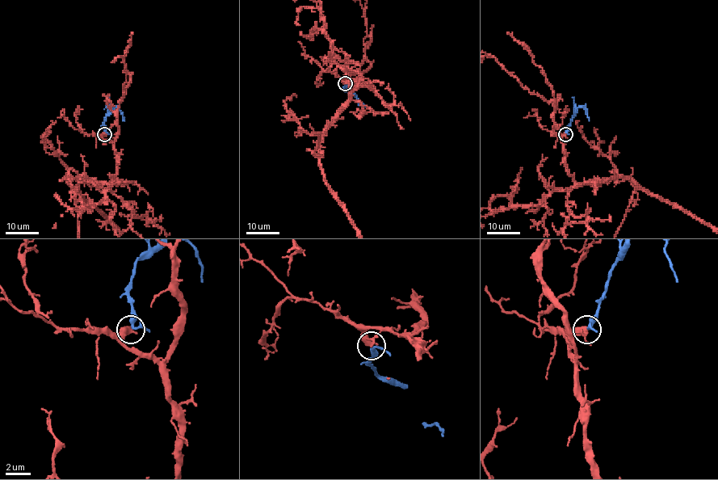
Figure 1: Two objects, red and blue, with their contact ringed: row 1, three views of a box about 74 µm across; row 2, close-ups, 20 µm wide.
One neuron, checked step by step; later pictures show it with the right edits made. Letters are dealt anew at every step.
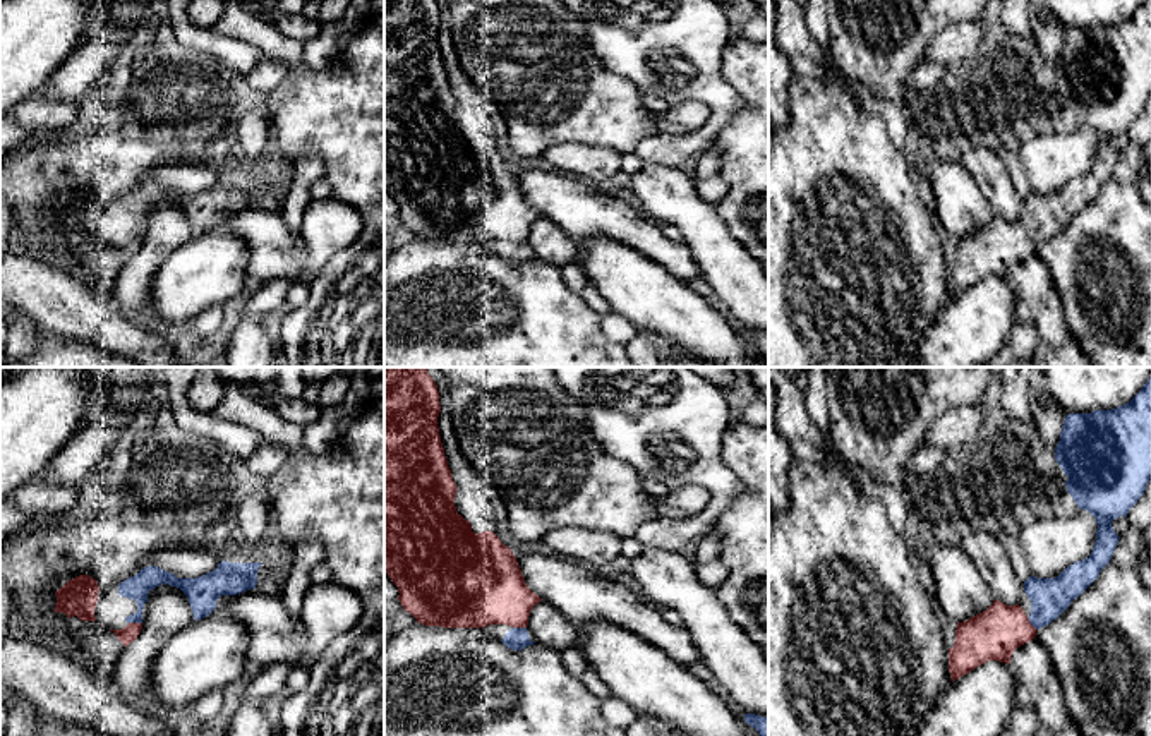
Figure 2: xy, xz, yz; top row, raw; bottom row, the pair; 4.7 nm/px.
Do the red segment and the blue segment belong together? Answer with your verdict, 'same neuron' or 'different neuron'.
same neuron

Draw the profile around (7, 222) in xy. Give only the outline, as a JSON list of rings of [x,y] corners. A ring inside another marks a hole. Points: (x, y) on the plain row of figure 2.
[[[0,197],[0,256],[10,250],[14,235],[14,214],[10,206]]]

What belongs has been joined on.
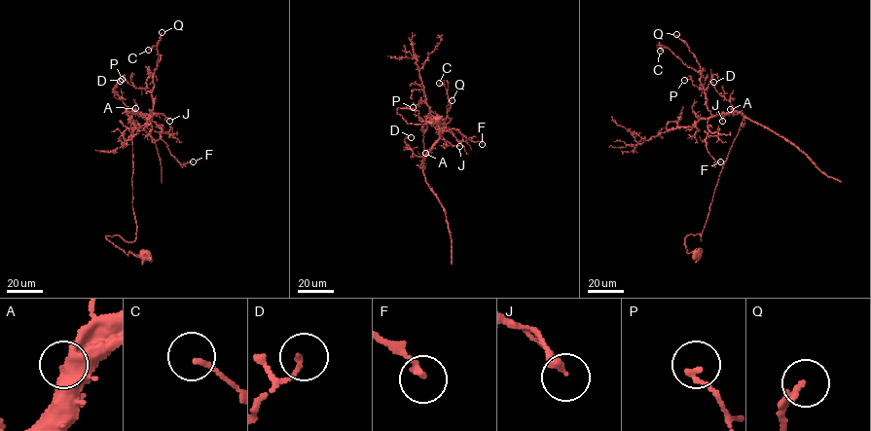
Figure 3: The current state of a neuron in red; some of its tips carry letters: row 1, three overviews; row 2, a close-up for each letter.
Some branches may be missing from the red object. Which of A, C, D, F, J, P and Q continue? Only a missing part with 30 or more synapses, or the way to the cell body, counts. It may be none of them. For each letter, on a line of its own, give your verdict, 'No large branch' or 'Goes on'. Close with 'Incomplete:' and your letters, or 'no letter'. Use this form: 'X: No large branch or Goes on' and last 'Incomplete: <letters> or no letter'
A: No large branch
C: No large branch
D: No large branch
F: No large branch
J: No large branch
P: No large branch
Q: No large branch
Incomplete: no letter

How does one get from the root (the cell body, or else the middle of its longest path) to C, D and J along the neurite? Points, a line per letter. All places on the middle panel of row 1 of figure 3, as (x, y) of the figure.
C: (436, 120), (397, 111), (409, 124), (426, 125), (420, 167), (447, 115), (448, 92), (439, 83)
D: (436, 120), (397, 111), (409, 124), (426, 125), (421, 167), (423, 158), (405, 143), (411, 137)
J: (436, 120), (421, 122), (417, 111), (397, 111), (409, 124), (426, 125), (420, 167), (440, 138), (459, 146)

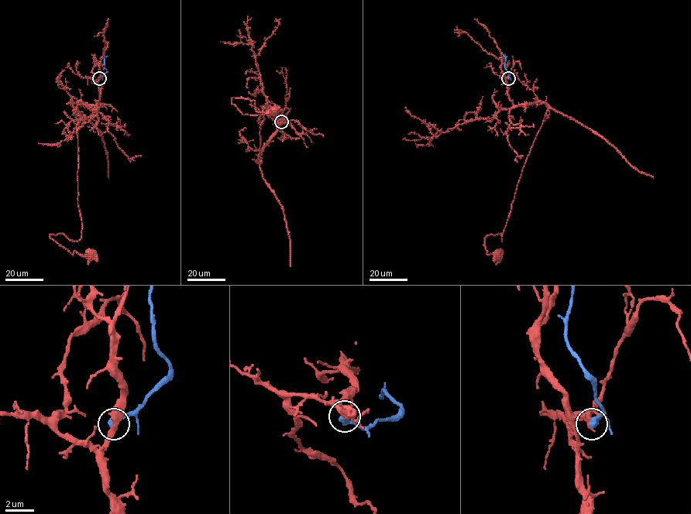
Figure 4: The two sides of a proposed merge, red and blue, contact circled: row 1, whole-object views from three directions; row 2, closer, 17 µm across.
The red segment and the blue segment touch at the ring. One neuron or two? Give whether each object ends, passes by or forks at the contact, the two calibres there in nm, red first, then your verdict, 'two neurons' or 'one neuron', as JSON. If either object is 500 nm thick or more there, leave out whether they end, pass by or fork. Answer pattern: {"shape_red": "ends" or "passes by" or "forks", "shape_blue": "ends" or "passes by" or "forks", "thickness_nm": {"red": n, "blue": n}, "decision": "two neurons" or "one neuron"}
{"shape_red": "ends", "shape_blue": "ends", "thickness_nm": {"red": 190, "blue": 480}, "decision": "two neurons"}

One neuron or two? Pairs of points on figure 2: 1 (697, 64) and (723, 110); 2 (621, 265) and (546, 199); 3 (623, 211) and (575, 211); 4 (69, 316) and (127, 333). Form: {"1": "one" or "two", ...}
{"1": "one", "2": "two", "3": "one", "4": "one"}

